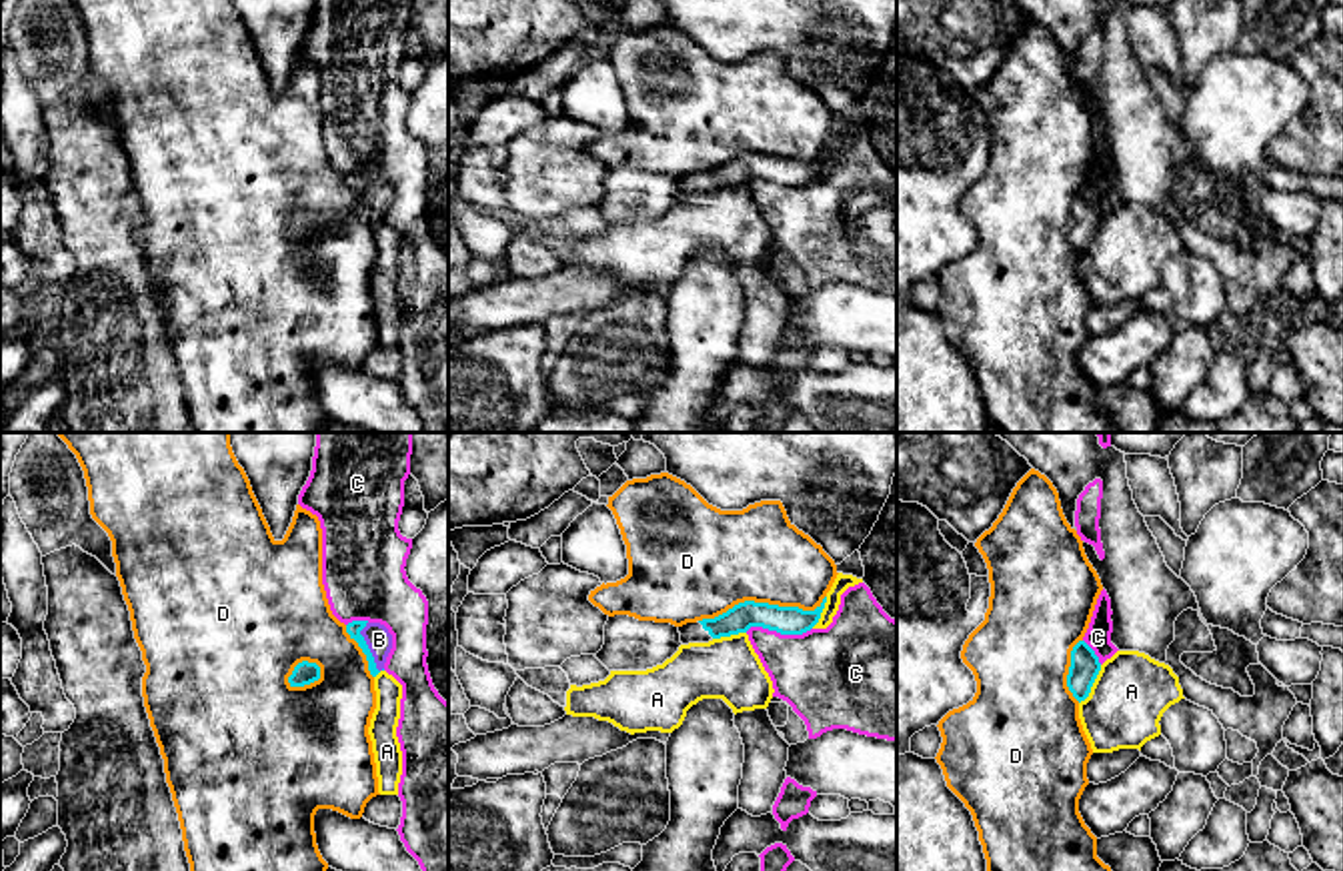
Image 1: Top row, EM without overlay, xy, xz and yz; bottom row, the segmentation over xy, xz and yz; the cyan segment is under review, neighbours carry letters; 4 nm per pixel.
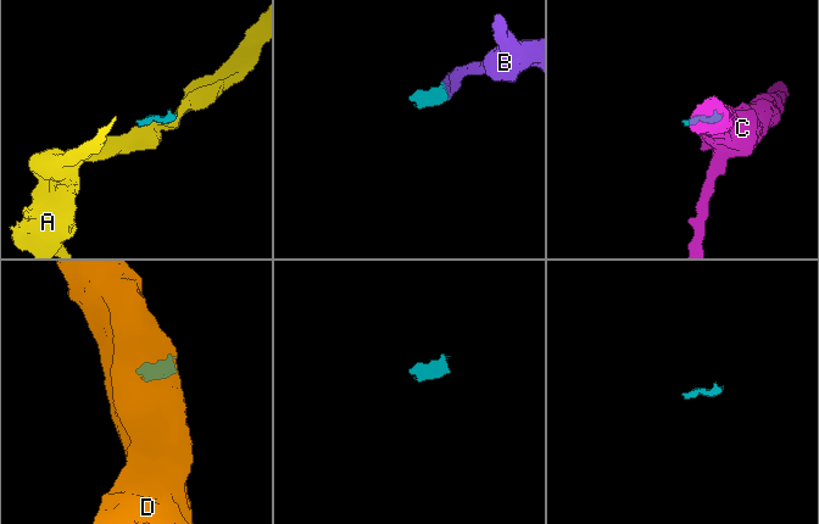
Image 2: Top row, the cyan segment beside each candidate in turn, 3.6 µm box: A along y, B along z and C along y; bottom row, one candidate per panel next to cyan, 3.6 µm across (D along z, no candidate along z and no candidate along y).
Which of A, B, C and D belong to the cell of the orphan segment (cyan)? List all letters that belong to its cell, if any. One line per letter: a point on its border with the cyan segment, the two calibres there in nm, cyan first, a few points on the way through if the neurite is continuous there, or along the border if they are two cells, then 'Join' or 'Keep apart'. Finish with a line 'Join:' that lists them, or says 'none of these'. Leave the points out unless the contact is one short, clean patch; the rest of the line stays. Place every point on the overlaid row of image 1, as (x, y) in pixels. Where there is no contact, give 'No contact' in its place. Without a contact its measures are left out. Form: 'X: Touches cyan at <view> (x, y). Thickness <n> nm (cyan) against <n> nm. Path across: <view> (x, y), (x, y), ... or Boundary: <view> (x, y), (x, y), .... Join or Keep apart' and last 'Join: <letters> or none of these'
A: Touches cyan at yz (1091, 685). Thickness 120 nm (cyan) against 300 nm. Keep apart
B: Touches cyan at xy (367, 647). Thickness 60 nm (cyan) against 100 nm. Path across: xy (355, 627), (365, 637), (367, 647), (379, 639). Join
C: Touches cyan at xz (777, 631). Thickness 110 nm (cyan) against 360 nm. Boundary: xz (811, 627), (801, 633), (777, 633), (761, 627), (745, 631). Keep apart
D: Touches cyan at xz (763, 603). Thickness 110 nm (cyan) against 380 nm. Keep apart
Join: B

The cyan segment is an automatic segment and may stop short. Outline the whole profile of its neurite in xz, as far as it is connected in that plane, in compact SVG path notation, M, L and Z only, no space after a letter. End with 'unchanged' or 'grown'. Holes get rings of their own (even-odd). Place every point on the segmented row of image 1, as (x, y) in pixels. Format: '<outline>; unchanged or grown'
M827 597L815 611L803 611L799 607L745 601L715 619L679 627L681 643L709 643L713 639L747 633L751 627L763 627L781 635L803 635L819 623L825 603Z; grown

